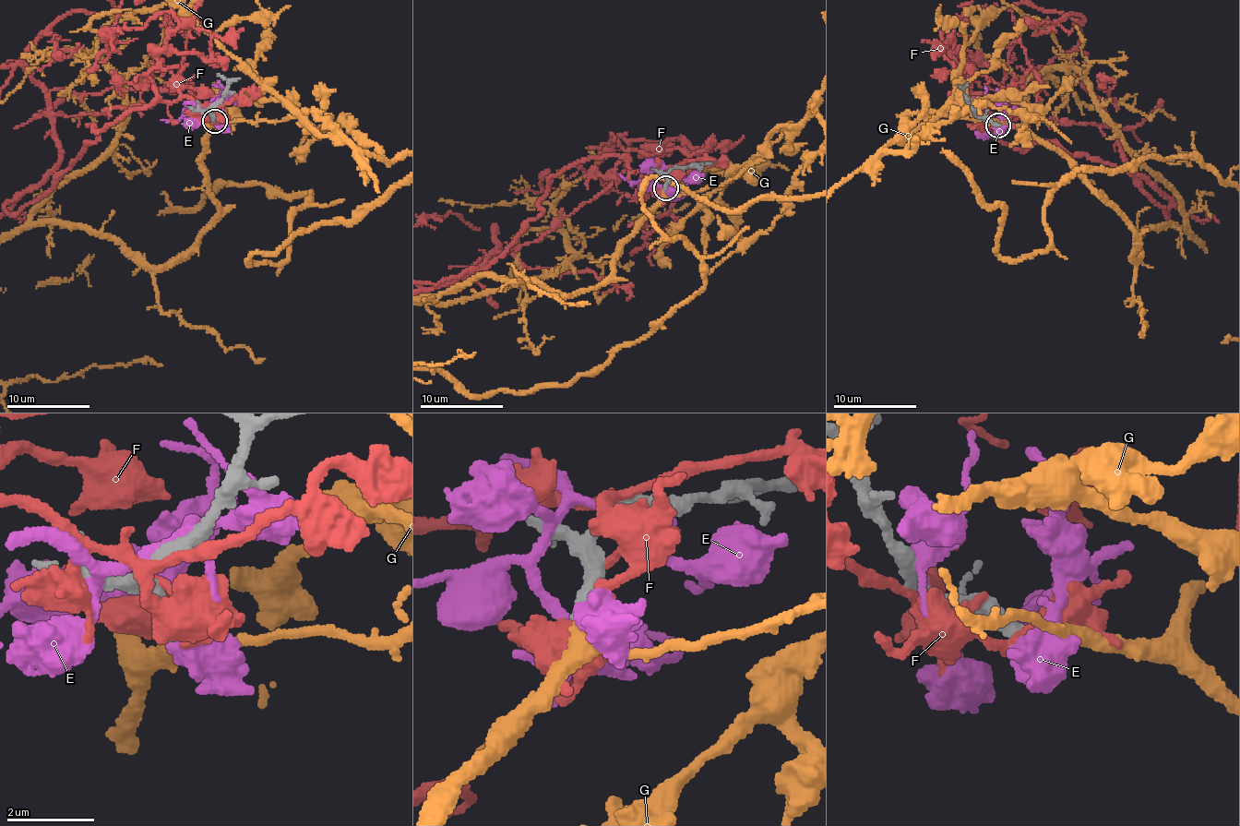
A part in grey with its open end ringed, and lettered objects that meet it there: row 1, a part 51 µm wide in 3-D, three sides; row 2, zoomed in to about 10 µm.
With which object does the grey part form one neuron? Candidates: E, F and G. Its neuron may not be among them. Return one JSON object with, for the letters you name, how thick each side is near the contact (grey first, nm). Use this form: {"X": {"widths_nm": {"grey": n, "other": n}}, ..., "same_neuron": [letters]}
{"G": {"widths_nm": {"grey": 360, "other": 300}}, "same_neuron": ["G"]}

